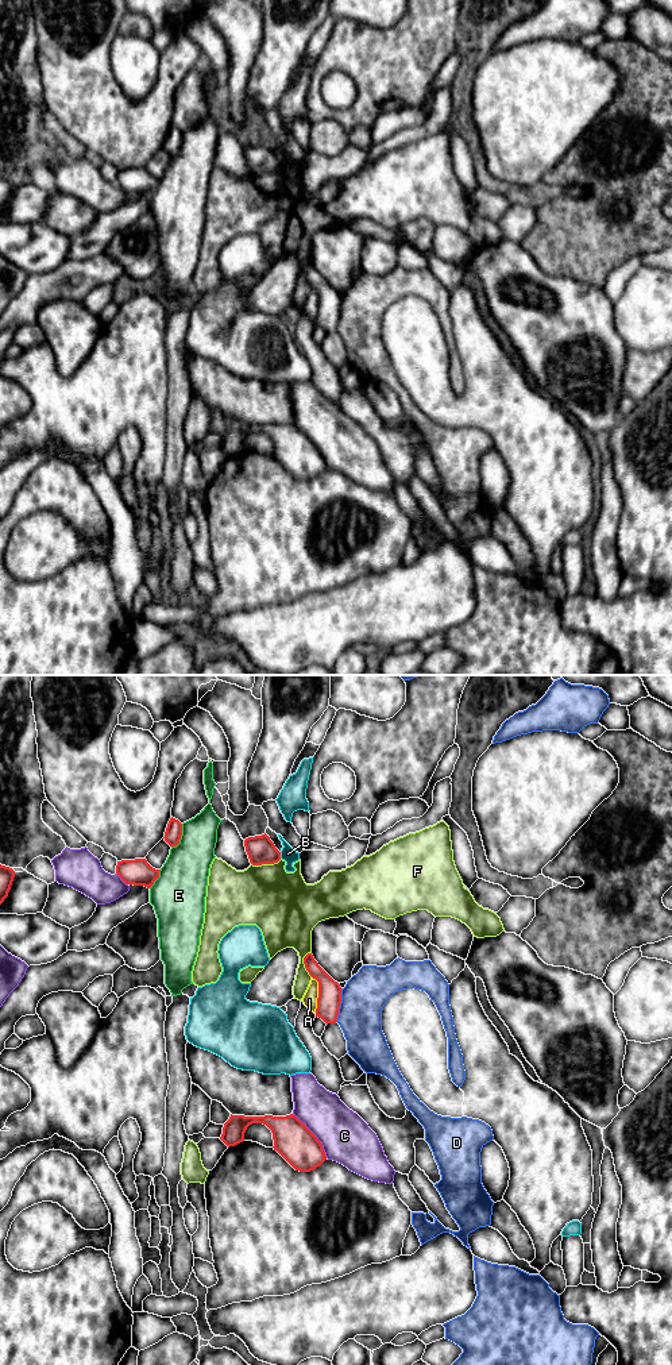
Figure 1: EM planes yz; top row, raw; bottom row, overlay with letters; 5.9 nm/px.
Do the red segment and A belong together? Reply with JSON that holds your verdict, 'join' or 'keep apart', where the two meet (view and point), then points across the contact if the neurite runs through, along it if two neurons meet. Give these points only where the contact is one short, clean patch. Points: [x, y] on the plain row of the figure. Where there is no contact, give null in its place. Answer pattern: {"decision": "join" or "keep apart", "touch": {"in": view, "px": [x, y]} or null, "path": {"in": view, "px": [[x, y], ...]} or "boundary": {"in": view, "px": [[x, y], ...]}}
{"decision": "keep apart", "touch": {"in": "yz", "px": [319, 304]}, "boundary": {"in": "yz", "px": [[312, 285], [317, 290], [316, 322]]}}

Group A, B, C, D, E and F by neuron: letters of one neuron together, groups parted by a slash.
A / B / C / D / E / F

